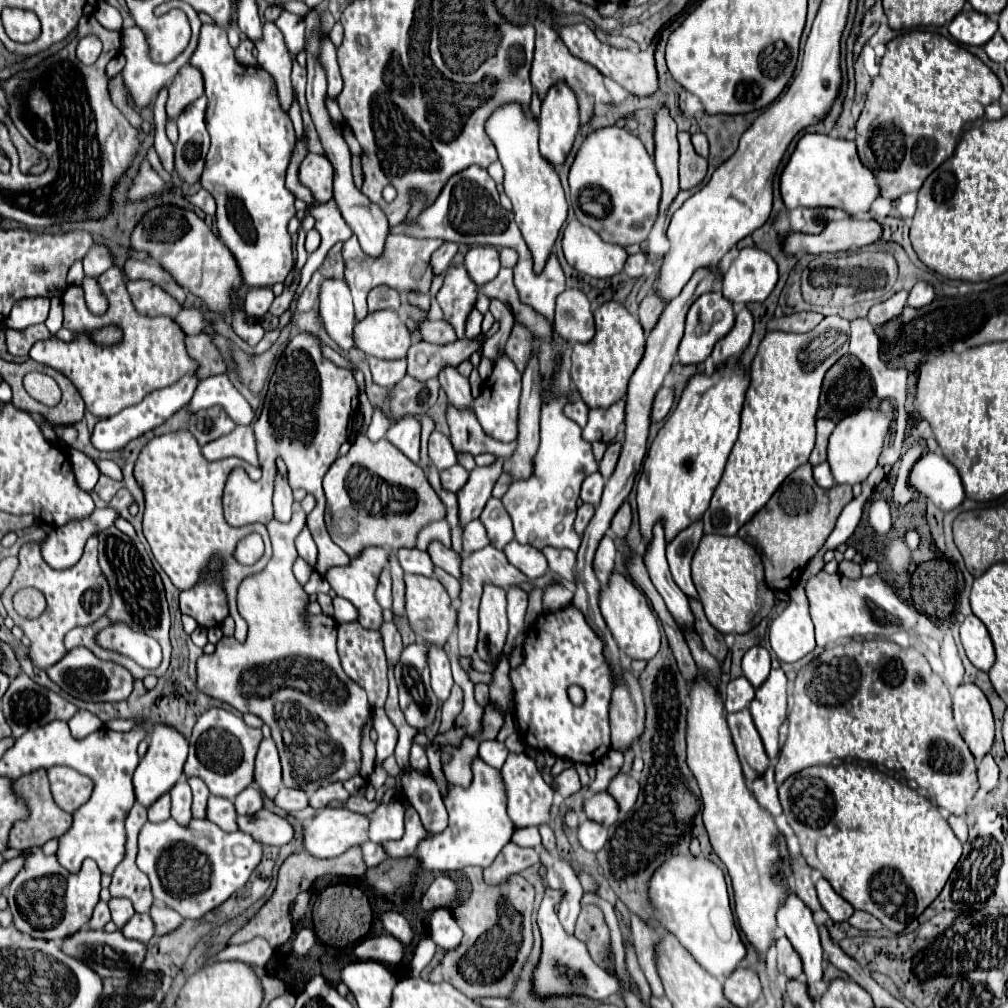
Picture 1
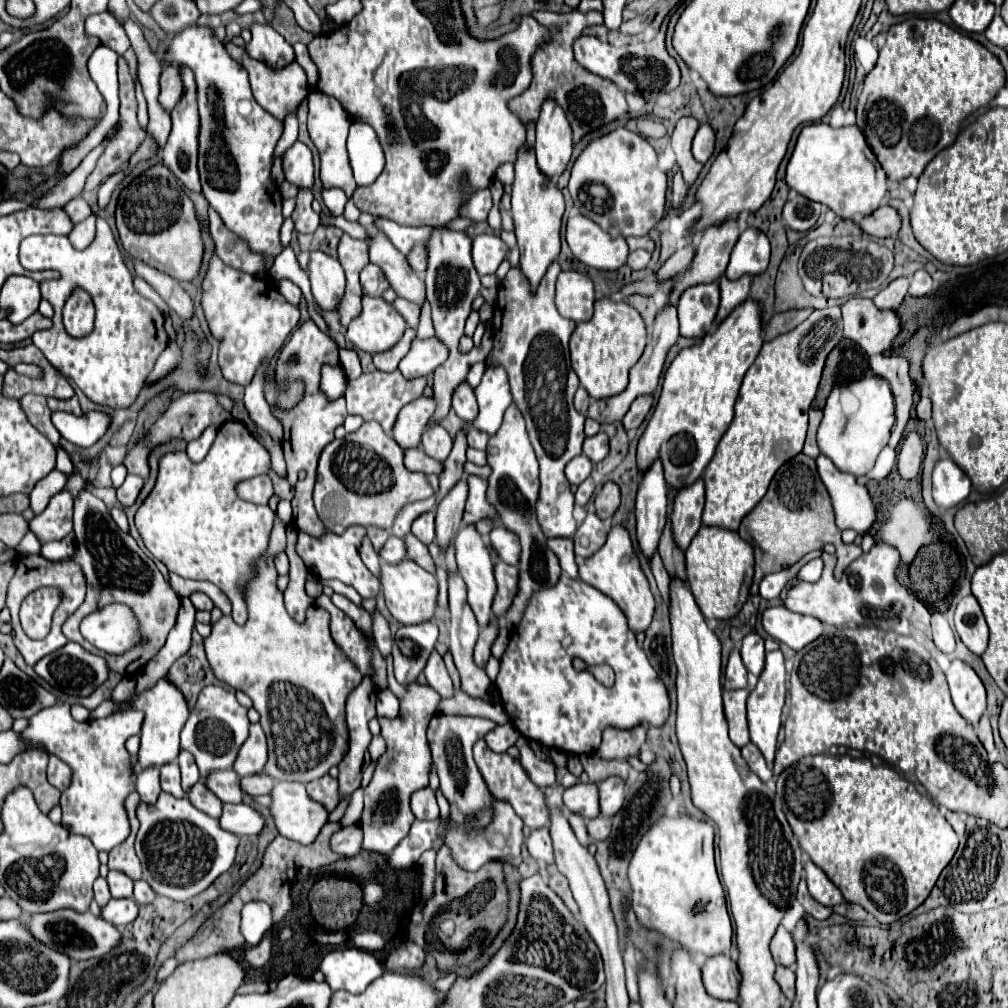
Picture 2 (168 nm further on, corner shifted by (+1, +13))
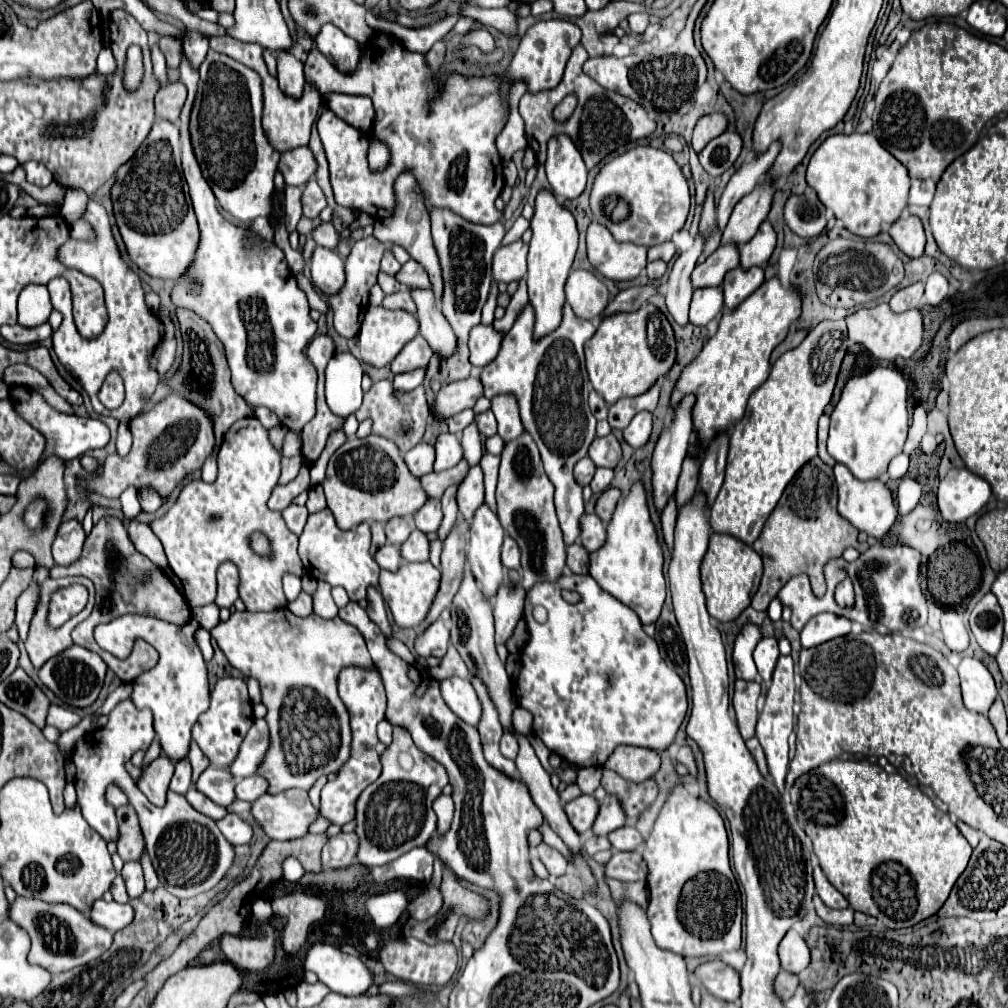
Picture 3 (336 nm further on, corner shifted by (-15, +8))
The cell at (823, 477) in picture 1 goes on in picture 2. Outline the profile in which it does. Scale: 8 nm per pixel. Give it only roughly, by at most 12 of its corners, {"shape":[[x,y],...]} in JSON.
{"shape":[[824,454],[816,458],[836,526],[862,536],[876,520],[866,486],[852,474],[840,472]]}

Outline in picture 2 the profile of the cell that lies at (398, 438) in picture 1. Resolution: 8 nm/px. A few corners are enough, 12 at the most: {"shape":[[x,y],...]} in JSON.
{"shape":[[420,396],[398,414],[392,438],[402,448],[420,444],[436,398]]}

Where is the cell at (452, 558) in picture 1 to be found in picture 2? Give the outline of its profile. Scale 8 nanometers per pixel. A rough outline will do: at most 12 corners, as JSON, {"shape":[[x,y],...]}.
{"shape":[[434,512],[412,522],[412,534],[424,544],[434,542]]}

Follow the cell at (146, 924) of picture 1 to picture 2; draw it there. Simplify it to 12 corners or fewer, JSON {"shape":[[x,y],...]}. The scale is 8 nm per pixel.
{"shape":[[132,898],[116,900],[100,908],[100,916],[124,928],[138,914]]}

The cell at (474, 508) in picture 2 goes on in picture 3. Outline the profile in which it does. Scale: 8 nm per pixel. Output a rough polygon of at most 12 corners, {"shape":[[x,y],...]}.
{"shape":[[472,467],[458,489],[460,515],[474,519],[484,505],[482,469]]}

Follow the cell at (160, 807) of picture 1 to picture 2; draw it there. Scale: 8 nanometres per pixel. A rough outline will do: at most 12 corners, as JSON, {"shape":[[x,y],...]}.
{"shape":[[158,766],[136,776],[136,792],[146,804],[162,792]]}

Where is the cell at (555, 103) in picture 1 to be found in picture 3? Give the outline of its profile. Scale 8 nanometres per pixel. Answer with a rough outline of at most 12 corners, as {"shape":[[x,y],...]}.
{"shape":[[568,135],[548,141],[554,195],[584,191],[586,165]]}

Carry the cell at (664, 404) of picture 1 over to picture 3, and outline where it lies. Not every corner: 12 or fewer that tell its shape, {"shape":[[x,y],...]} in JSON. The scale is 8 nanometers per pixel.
{"shape":[[640,411],[624,429],[634,447],[646,445],[652,433],[652,413]]}

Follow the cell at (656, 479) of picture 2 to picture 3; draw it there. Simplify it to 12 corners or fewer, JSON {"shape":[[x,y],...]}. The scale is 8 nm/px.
{"shape":[[684,397],[652,457],[652,495],[662,513],[676,485],[692,435]]}

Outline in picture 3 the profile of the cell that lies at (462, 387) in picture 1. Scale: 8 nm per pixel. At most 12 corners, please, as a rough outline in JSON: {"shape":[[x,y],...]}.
{"shape":[[492,411],[476,415],[478,431],[486,437],[496,435]]}

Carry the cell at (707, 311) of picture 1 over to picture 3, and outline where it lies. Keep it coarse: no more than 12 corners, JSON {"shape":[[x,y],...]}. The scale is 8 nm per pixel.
{"shape":[[720,287],[694,291],[690,323],[706,327],[724,309]]}

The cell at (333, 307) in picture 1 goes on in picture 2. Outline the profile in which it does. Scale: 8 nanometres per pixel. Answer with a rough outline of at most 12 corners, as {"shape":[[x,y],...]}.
{"shape":[[310,252],[312,296],[322,310],[336,310],[344,294],[340,262]]}

